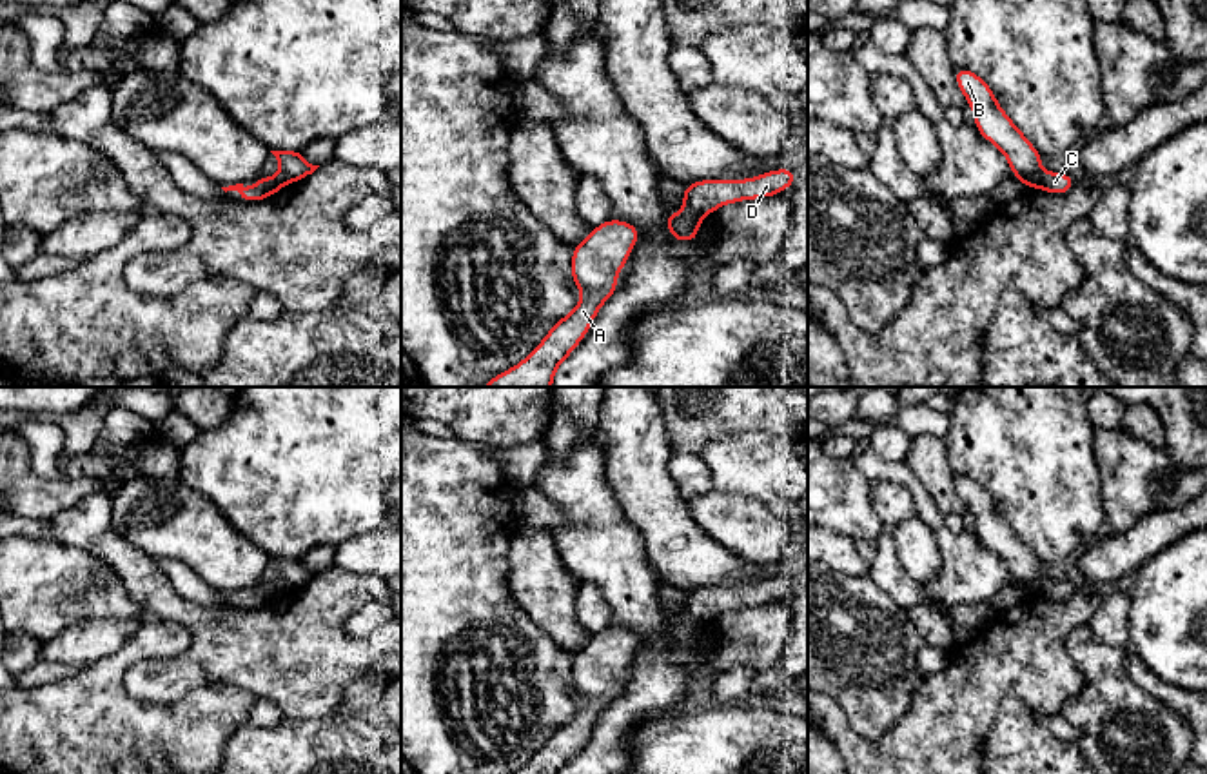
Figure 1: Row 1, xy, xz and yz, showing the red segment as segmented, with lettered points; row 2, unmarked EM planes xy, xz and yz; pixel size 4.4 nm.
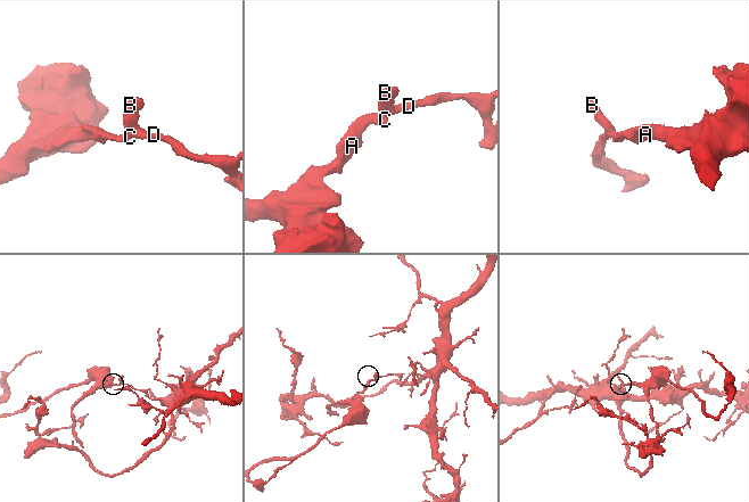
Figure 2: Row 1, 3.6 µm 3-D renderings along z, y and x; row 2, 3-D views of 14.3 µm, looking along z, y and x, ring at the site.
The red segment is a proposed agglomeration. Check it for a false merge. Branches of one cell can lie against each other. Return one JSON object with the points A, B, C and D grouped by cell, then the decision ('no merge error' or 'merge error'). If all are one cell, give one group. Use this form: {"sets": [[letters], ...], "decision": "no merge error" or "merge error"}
{"sets": [["A", "C"], ["B", "D"]], "decision": "merge error"}

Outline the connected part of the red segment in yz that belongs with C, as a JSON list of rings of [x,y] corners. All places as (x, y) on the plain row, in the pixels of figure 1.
[[[1040,578],[1033,594],[1040,594],[1053,601],[1064,601],[1069,600],[1075,590],[1076,587],[1073,587],[1067,580]]]

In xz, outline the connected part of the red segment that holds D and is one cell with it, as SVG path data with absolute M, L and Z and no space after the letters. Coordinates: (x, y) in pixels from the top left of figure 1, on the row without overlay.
M790 576L768 578L748 587L701 587L682 596L684 614L695 623L704 625L721 612L757 607L762 603L777 603L786 594L793 594L795 578Z

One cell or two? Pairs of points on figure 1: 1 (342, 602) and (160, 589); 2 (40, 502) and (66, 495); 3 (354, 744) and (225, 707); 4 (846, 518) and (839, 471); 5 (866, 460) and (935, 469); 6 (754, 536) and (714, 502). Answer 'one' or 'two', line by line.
1: one
2: one
3: two
4: one
5: two
6: one

